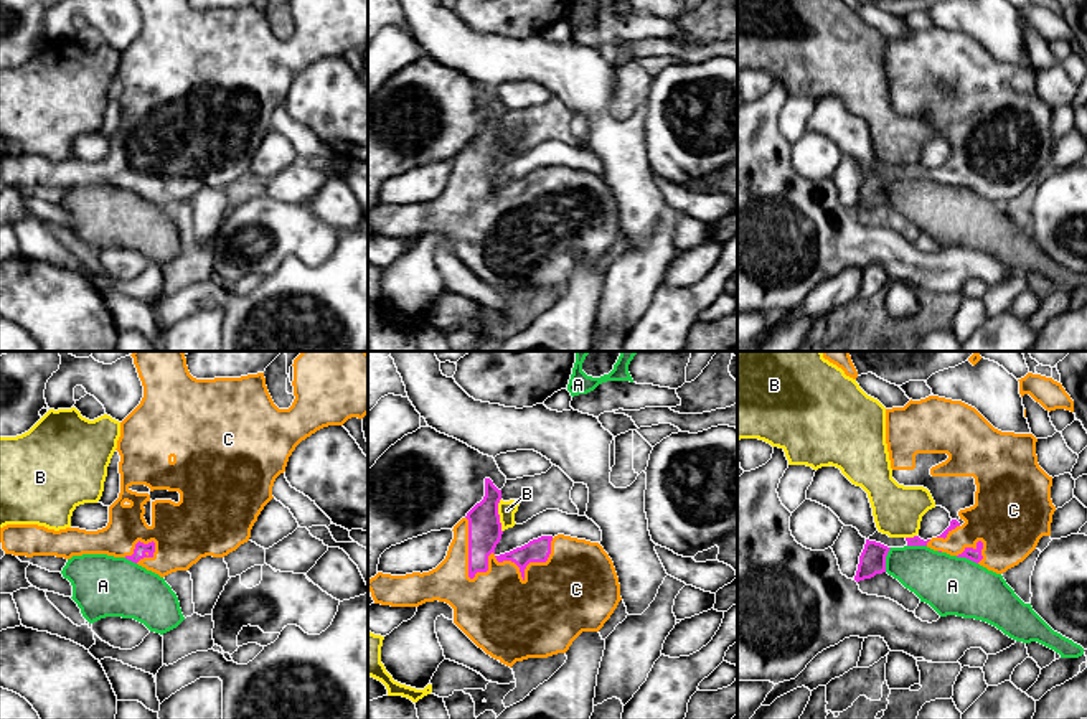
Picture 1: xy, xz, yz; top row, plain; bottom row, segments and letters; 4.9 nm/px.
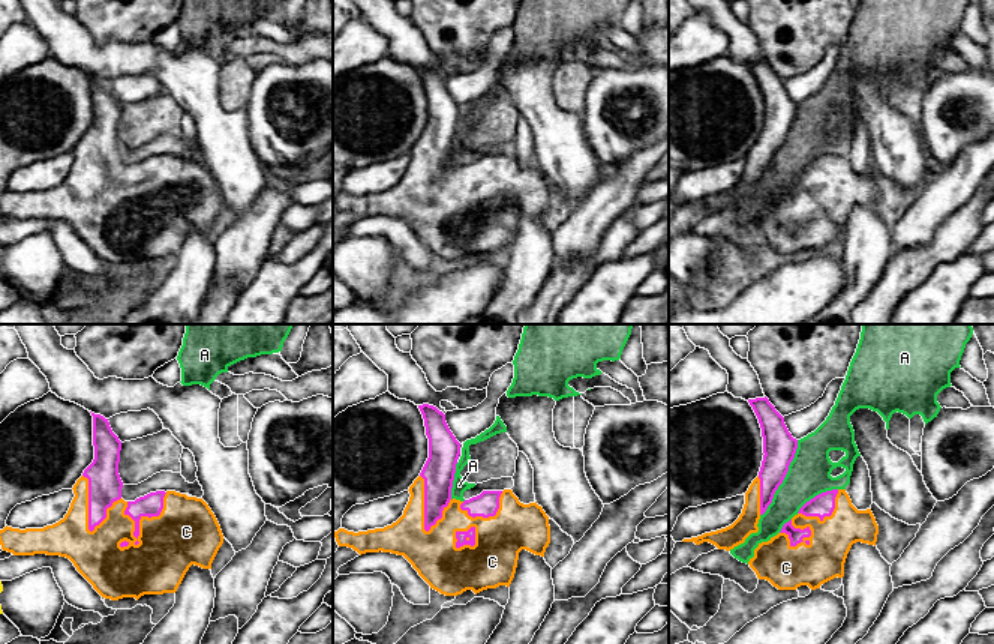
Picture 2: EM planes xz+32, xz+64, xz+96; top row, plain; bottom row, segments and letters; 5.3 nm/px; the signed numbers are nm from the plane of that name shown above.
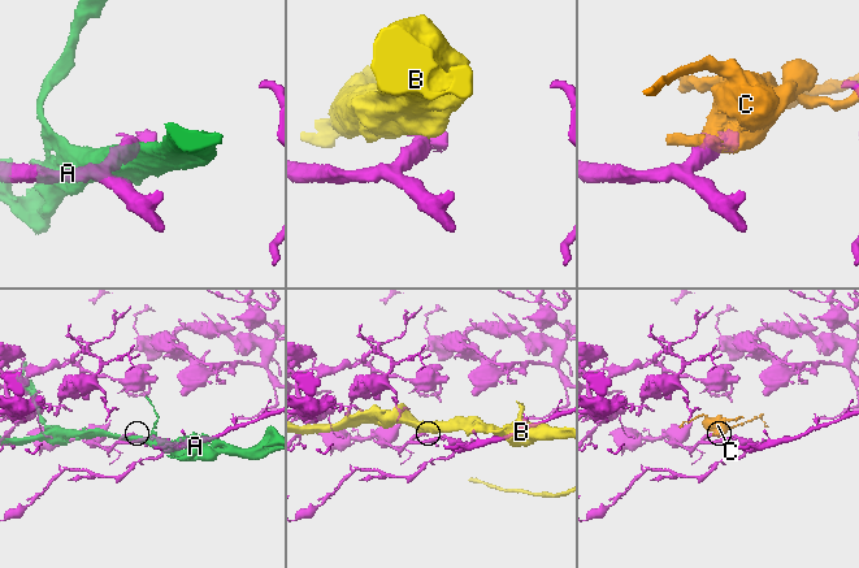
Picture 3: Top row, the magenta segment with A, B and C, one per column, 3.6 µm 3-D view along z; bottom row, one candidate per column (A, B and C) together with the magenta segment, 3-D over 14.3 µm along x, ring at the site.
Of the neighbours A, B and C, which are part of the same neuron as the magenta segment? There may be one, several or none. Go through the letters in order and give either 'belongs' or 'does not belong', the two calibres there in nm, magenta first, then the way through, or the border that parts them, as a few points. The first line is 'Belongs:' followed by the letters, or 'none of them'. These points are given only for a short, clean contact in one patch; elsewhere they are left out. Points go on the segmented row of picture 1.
Belongs: C
A: does not belong; calibres 130 and 240 nm
B: does not belong; calibres 160 and 90 nm
C: belongs; calibres 160 and 380 nm

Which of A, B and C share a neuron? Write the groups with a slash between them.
A / B / C

